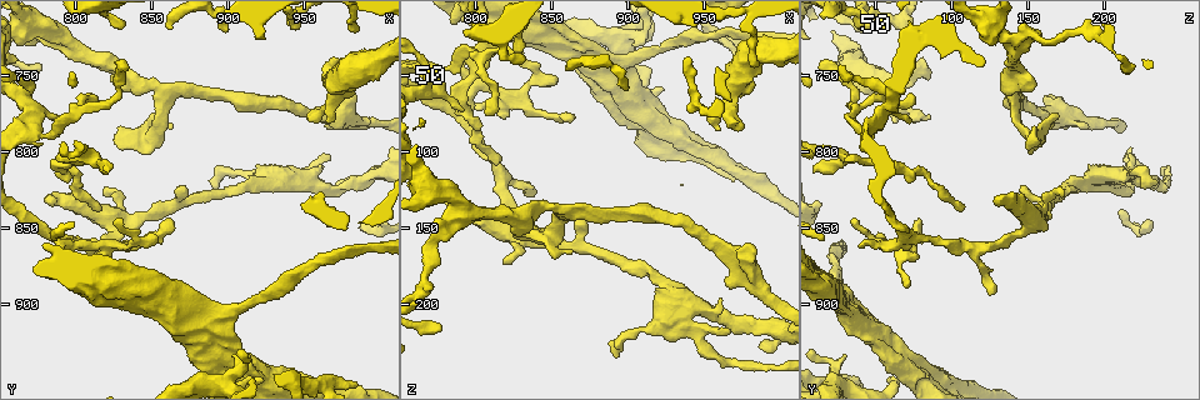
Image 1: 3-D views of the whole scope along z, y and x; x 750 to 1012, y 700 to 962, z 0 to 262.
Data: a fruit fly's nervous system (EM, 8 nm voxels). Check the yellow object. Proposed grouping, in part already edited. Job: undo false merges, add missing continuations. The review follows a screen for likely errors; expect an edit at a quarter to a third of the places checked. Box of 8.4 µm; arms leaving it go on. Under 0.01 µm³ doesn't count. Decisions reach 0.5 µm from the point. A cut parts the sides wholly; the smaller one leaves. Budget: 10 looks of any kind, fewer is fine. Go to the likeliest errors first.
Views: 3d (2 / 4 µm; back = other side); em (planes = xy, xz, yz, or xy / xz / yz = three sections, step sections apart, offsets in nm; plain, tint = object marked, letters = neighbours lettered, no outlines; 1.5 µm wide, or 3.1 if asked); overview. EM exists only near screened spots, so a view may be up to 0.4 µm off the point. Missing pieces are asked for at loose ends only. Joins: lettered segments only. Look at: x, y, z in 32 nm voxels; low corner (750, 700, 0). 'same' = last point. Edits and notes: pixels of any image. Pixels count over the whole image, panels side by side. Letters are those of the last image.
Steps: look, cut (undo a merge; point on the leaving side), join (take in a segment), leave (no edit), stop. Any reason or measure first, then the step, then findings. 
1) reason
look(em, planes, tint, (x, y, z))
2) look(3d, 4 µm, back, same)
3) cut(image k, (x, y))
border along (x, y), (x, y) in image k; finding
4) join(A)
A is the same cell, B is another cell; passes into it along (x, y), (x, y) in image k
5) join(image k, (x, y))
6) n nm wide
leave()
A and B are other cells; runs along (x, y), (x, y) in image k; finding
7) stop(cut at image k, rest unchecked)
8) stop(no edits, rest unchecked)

branch stops here
look(3d, 2 µm, back, (924, 822, 224))

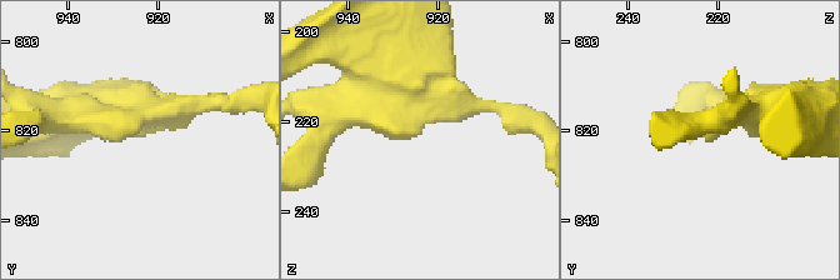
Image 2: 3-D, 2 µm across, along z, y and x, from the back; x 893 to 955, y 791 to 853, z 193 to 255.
look(em, planes, letters, (924, 821, 223))

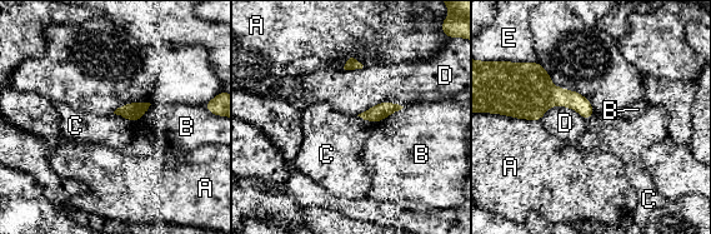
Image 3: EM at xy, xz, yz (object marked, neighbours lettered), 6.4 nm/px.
leave()
A, B, C, D and E are other cells; border along (124, 118), (136, 123) in image 3; none of them fits

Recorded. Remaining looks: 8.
thin end
look(3d, 2 µm, (814, 836, 106))

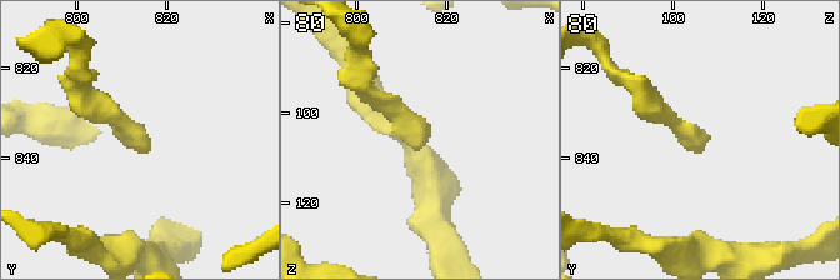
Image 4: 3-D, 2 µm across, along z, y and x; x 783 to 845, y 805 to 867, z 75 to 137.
now the EM
look(em, planes, plain, (815, 838, 107))

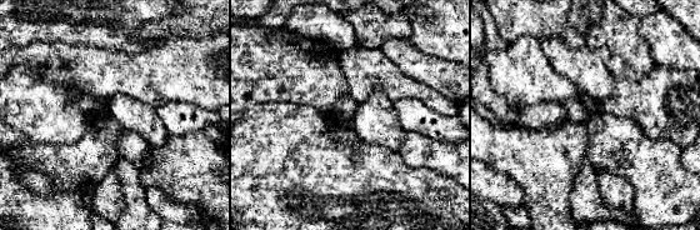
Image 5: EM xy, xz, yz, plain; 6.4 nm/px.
see the neighbours
look(em, planes, letters, same)

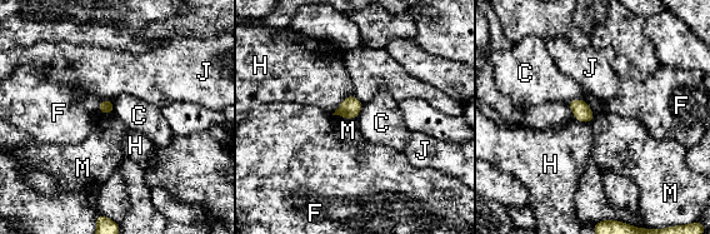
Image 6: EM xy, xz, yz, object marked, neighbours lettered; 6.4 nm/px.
100 nm wide
leave()
C, F, H, J and M are other cells; border along (334, 114), (341, 118), (356, 119) in image 6; none of them fits

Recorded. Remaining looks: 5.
free end
look(em, xz, step 8, letters, (870, 822, 146))

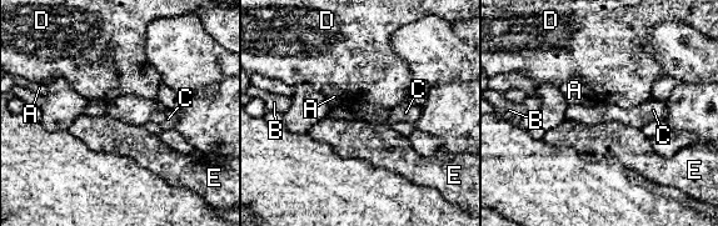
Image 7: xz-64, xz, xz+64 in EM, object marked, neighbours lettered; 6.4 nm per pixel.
look(em, planes, letters, same)

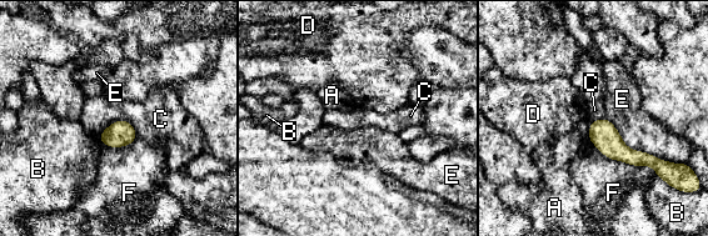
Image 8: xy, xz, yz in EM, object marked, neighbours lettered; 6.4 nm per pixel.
170 nm wide; E touches over 550 nm
leave()
A, B, C, D, E and F are other cells; no lettered segment goes on from it

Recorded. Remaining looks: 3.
look(3d, 2 µm, (804, 772, 38))

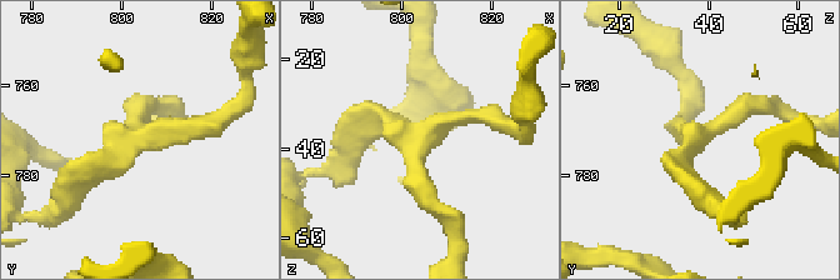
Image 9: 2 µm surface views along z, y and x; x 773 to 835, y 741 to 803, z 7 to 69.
3 arms; now the EM
look(em, planes, letters, (803, 771, 37))

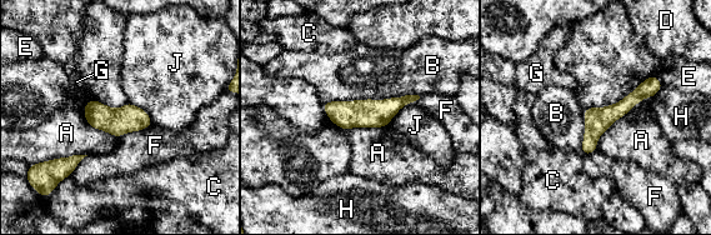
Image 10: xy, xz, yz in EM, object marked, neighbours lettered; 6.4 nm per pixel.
160 nm wide
leave()
A, B, C, D, E, F, G, H and J are other cells; all the same neuron

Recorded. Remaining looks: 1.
stop(no edits, rest unchecked)

